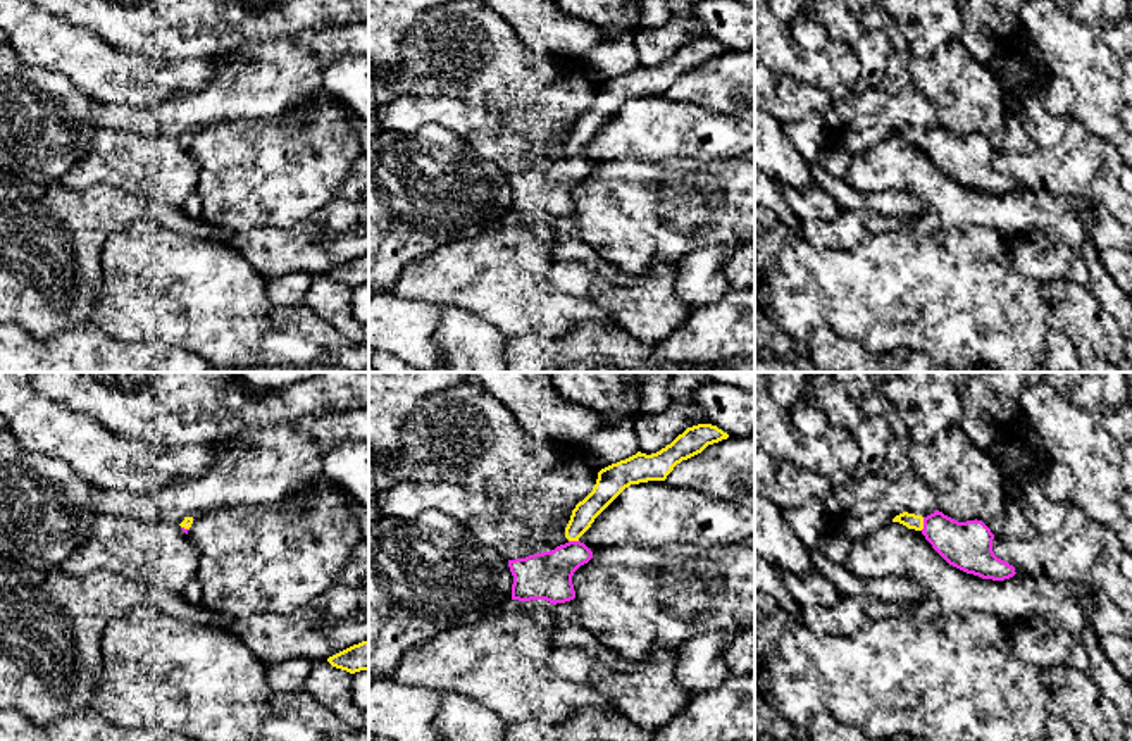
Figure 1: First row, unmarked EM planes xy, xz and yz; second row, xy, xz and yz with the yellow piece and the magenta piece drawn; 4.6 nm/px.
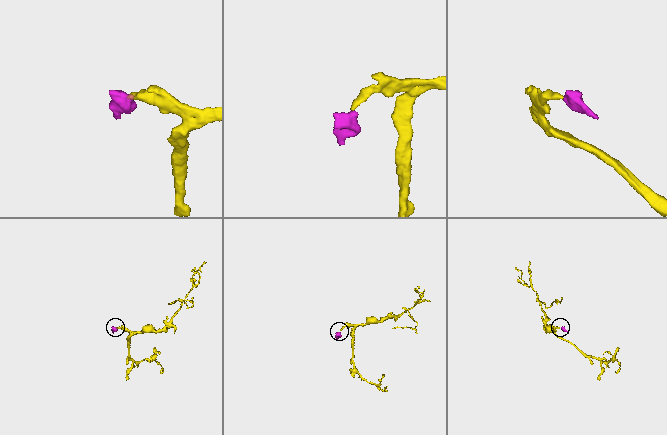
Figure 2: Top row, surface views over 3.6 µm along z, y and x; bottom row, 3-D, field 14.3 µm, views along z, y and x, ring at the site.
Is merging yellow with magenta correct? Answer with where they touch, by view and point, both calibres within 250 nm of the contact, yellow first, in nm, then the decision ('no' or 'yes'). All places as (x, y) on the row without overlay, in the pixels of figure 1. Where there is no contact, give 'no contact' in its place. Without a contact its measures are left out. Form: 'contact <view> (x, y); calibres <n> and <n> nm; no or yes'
contact yz (922, 138); calibres 70 and 220 nm; yes

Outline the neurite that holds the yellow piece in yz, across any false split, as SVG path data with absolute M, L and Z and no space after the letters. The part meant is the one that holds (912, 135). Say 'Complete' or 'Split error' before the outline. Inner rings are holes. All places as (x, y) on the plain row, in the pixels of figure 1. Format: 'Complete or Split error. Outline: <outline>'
Split error. Outline: M936 124L927 131L903 126L893 136L920 145L949 179L967 188L992 195L1017 188L1013 179L994 169L994 148L982 134L958 136Z

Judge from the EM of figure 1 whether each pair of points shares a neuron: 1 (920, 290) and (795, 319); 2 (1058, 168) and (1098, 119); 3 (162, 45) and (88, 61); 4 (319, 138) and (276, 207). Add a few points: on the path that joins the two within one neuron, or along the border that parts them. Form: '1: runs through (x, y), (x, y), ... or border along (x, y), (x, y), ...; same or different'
1: runs through (889, 292), (826, 292); same
2: border along (1074, 92), (1070, 114), (1113, 147); different
3: border along (93, 33), (119, 49), (169, 61); different
4: runs through (323, 155), (290, 190); same

